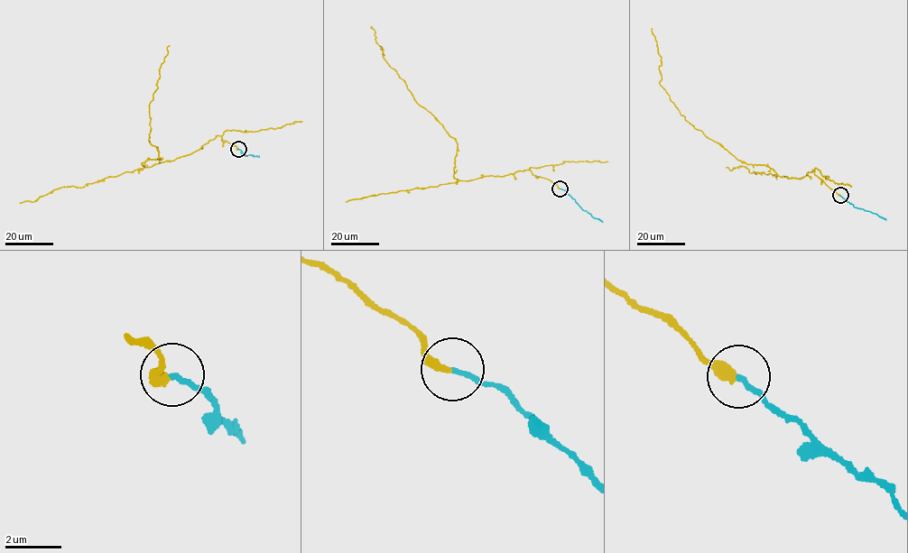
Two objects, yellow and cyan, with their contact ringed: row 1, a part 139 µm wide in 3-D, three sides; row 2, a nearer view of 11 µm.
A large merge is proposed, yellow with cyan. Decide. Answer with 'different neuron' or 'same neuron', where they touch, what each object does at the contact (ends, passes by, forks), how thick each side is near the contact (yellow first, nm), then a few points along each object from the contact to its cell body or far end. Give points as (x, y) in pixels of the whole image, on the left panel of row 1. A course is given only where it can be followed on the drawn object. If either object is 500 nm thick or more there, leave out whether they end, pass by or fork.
same neuron; at (238, 149); yellow ends there; cyan ends there; 340 nm thick on the yellow side, 180 nm on the other; yellow runs (237, 149), (217, 135), (189, 154), (142, 164), (162, 160), (148, 140), (148, 111), (170, 45); cyan runs (237, 149), (245, 155), (259, 157)

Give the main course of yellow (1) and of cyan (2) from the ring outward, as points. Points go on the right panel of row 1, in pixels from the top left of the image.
1: (839, 195), (812, 170), (788, 178), (765, 165), (746, 164), (685, 119), (659, 84), (661, 57), (652, 28)
2: (839, 195), (855, 207), (875, 213), (886, 220)

